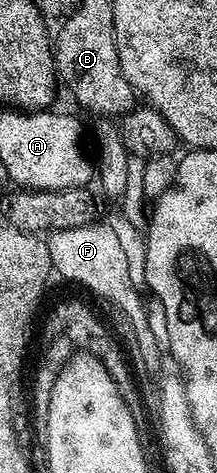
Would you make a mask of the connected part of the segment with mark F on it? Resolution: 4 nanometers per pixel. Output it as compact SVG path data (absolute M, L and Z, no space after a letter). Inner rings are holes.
M103 221L81 226L78 229L60 229L49 232L46 247L50 251L50 266L58 270L70 283L79 283L87 287L94 295L99 295L106 303L111 303L134 330L134 339L138 342L138 351L148 363L160 359L156 347L156 337L149 328L147 304L138 296L138 287L130 276L130 259L122 239Z

